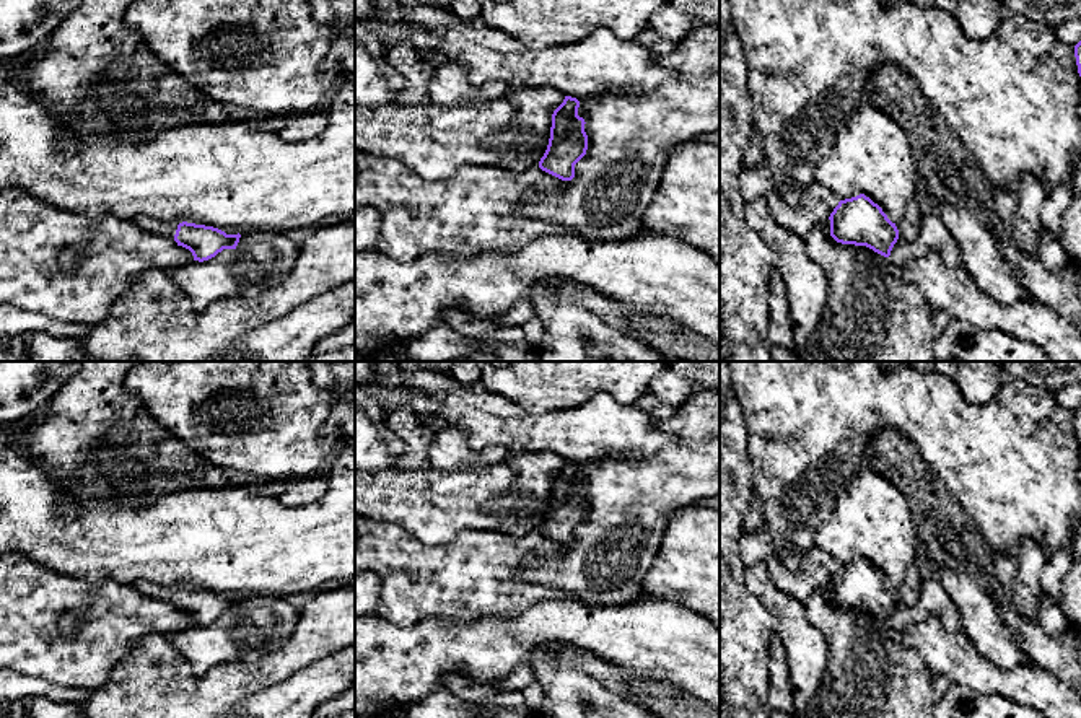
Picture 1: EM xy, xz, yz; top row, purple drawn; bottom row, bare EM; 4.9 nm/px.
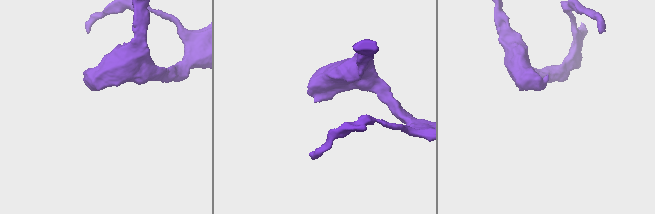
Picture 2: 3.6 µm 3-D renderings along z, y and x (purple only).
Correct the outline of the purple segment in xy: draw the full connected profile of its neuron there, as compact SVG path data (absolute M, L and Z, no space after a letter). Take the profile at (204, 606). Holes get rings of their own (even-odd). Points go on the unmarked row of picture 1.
M138 580L133 586L145 596L171 602L189 614L194 625L204 627L215 622L223 614L236 614L241 599L226 599L225 596L177 584L158 584L147 580Z

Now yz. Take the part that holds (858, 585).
M864 558L840 565L830 578L830 601L842 609L866 611L889 622L897 604L918 602L925 571L917 562L908 567L905 581L892 588L882 573Z

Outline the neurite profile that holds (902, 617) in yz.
M934 570L925 571L918 602L913 606L899 602L891 615L889 625L897 633L930 617L936 617L948 628L961 630L957 607L946 594Z

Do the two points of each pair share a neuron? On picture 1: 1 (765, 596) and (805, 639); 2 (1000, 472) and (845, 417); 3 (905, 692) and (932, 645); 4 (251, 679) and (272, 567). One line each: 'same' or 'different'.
1: same
2: same
3: different
4: different

